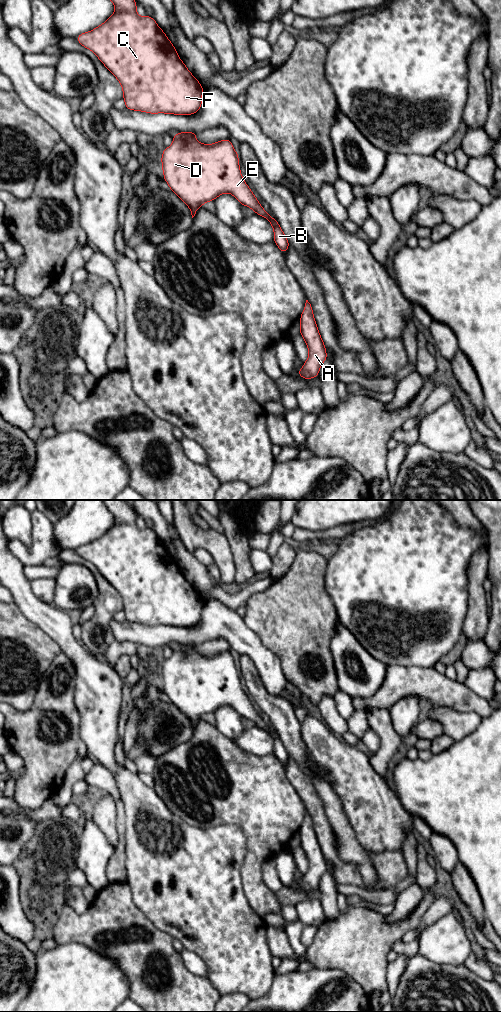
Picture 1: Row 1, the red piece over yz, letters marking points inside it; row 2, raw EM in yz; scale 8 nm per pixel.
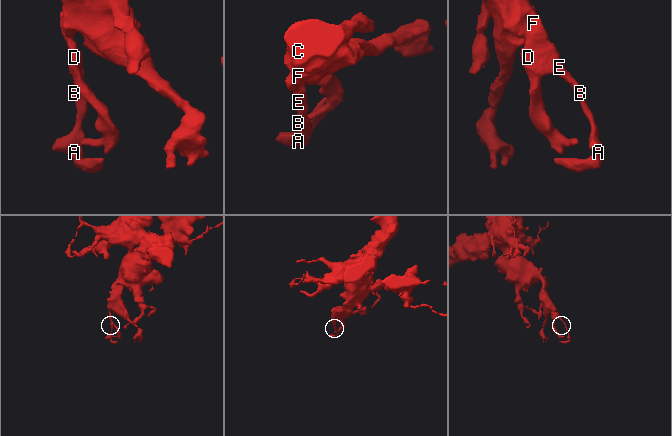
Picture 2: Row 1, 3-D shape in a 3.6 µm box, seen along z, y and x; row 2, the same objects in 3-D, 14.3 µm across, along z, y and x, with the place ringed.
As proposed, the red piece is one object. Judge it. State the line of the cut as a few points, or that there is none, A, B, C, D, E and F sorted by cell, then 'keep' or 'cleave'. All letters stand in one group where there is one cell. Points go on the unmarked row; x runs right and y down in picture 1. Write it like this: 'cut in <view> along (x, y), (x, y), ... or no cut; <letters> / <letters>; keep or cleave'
no cut; A B C D E F; keep

